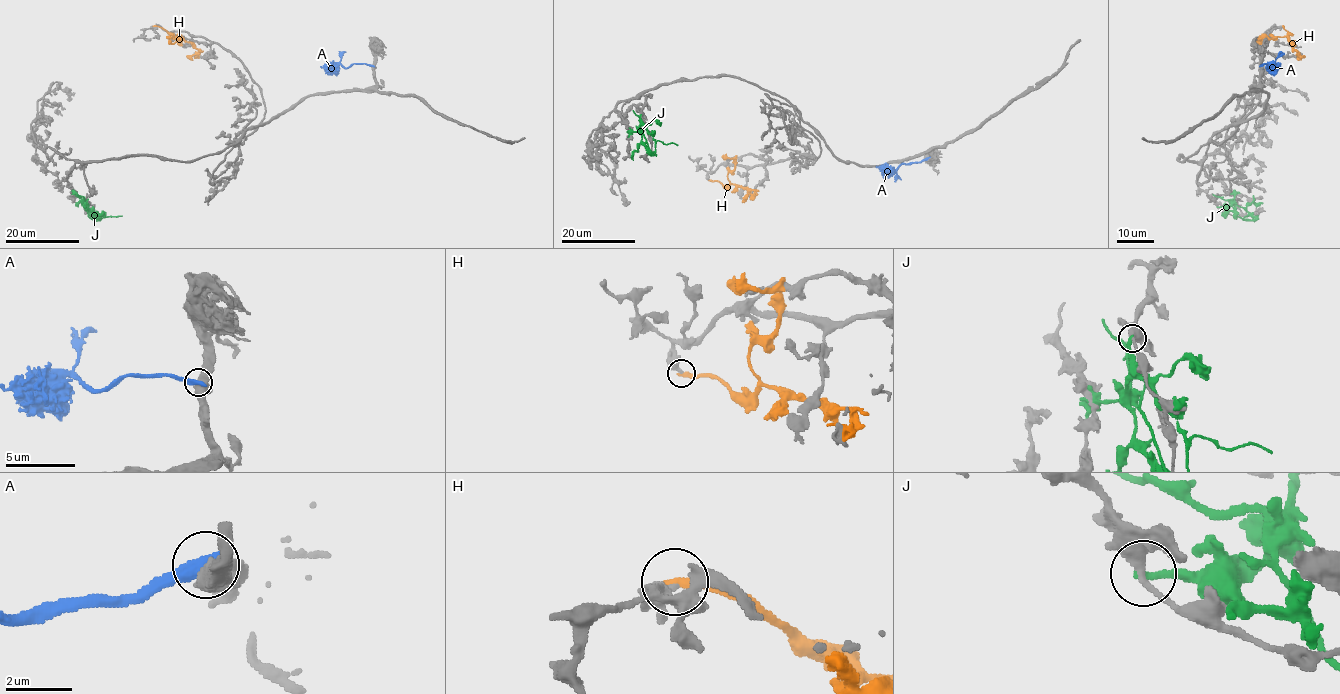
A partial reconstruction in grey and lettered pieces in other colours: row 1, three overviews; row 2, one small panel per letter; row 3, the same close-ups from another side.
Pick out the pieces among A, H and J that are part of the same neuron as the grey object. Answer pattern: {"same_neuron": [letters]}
{"same_neuron": []}

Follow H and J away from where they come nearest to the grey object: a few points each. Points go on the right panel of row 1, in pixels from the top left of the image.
H: (1282, 26), (1288, 32), (1291, 47), (1297, 55), (1304, 56)
J: (1217, 207), (1225, 207), (1243, 219), (1248, 215)

